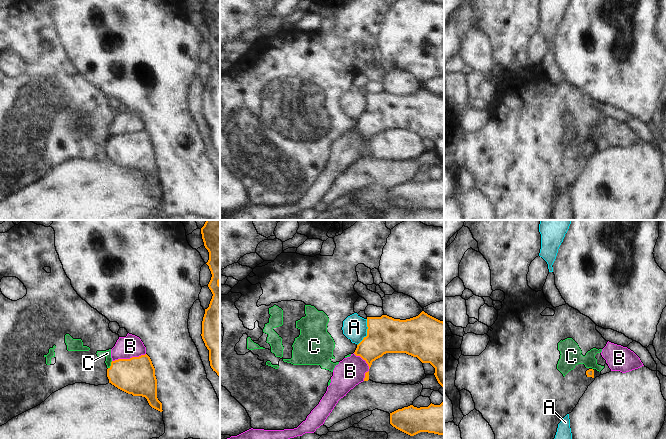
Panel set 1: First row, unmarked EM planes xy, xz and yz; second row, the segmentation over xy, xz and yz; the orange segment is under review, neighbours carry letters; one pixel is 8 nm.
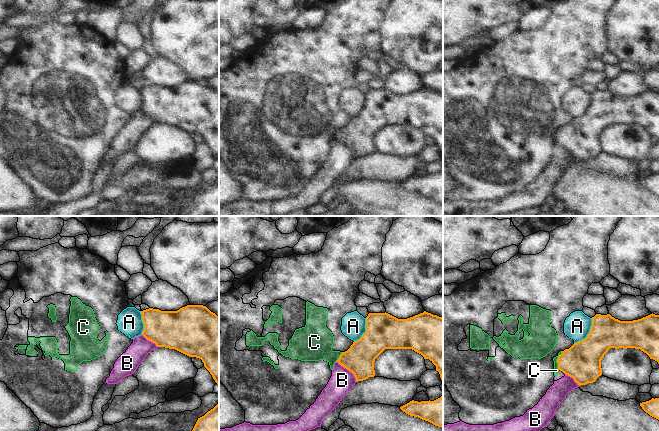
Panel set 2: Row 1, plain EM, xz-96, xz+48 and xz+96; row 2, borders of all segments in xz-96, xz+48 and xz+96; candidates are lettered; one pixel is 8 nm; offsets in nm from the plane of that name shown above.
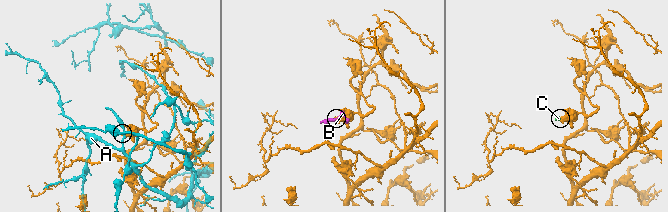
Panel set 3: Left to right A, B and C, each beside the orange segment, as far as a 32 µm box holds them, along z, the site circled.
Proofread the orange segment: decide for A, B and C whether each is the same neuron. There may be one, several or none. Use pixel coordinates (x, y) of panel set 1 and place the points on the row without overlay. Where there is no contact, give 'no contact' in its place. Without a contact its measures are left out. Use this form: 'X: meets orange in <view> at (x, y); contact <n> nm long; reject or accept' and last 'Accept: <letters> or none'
A: meets orange in xz at (367, 108); contact 240 nm long; reject
B: meets orange in xy at (128, 135); contact 280 nm long; reject
C: meets orange in xy at (111, 141); contact 70 nm long; reject
Accept: none

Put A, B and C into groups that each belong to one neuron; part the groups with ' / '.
A / B / C

